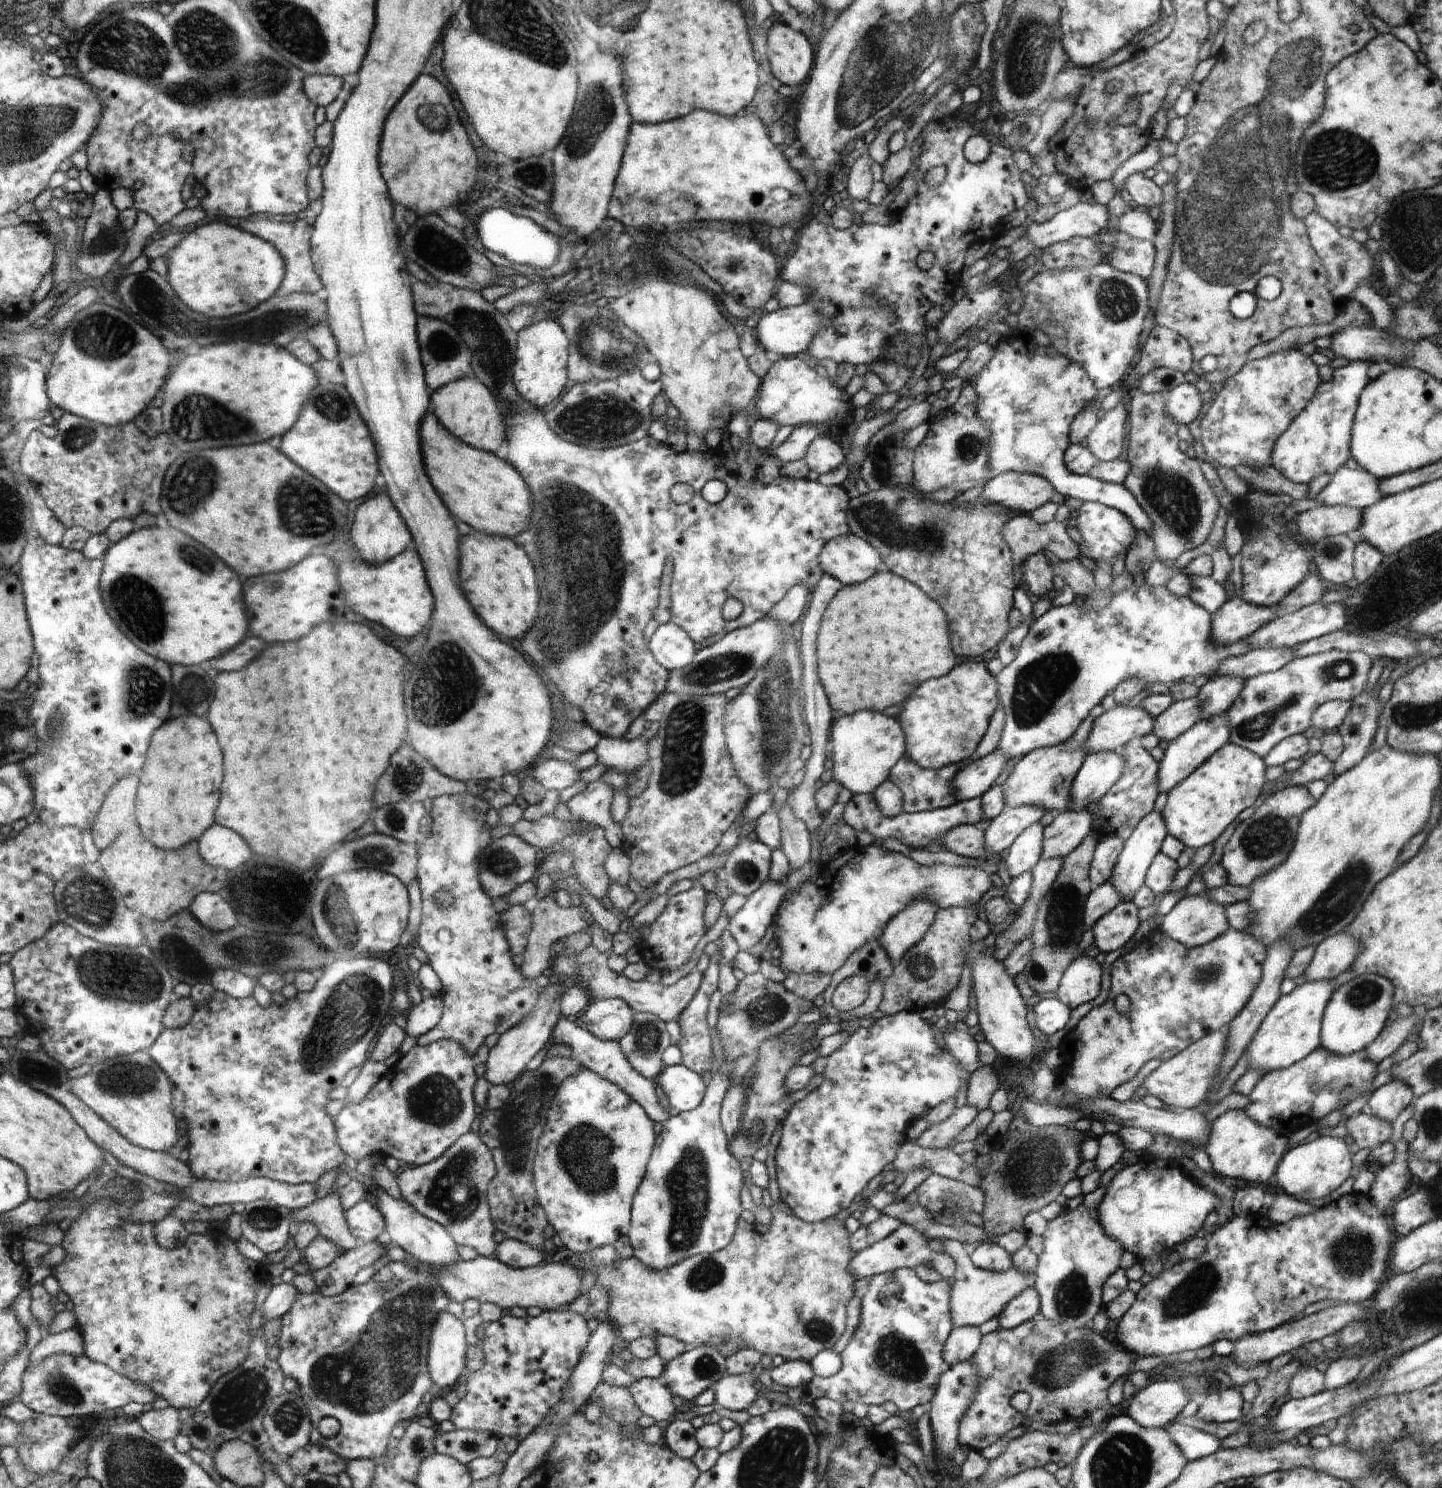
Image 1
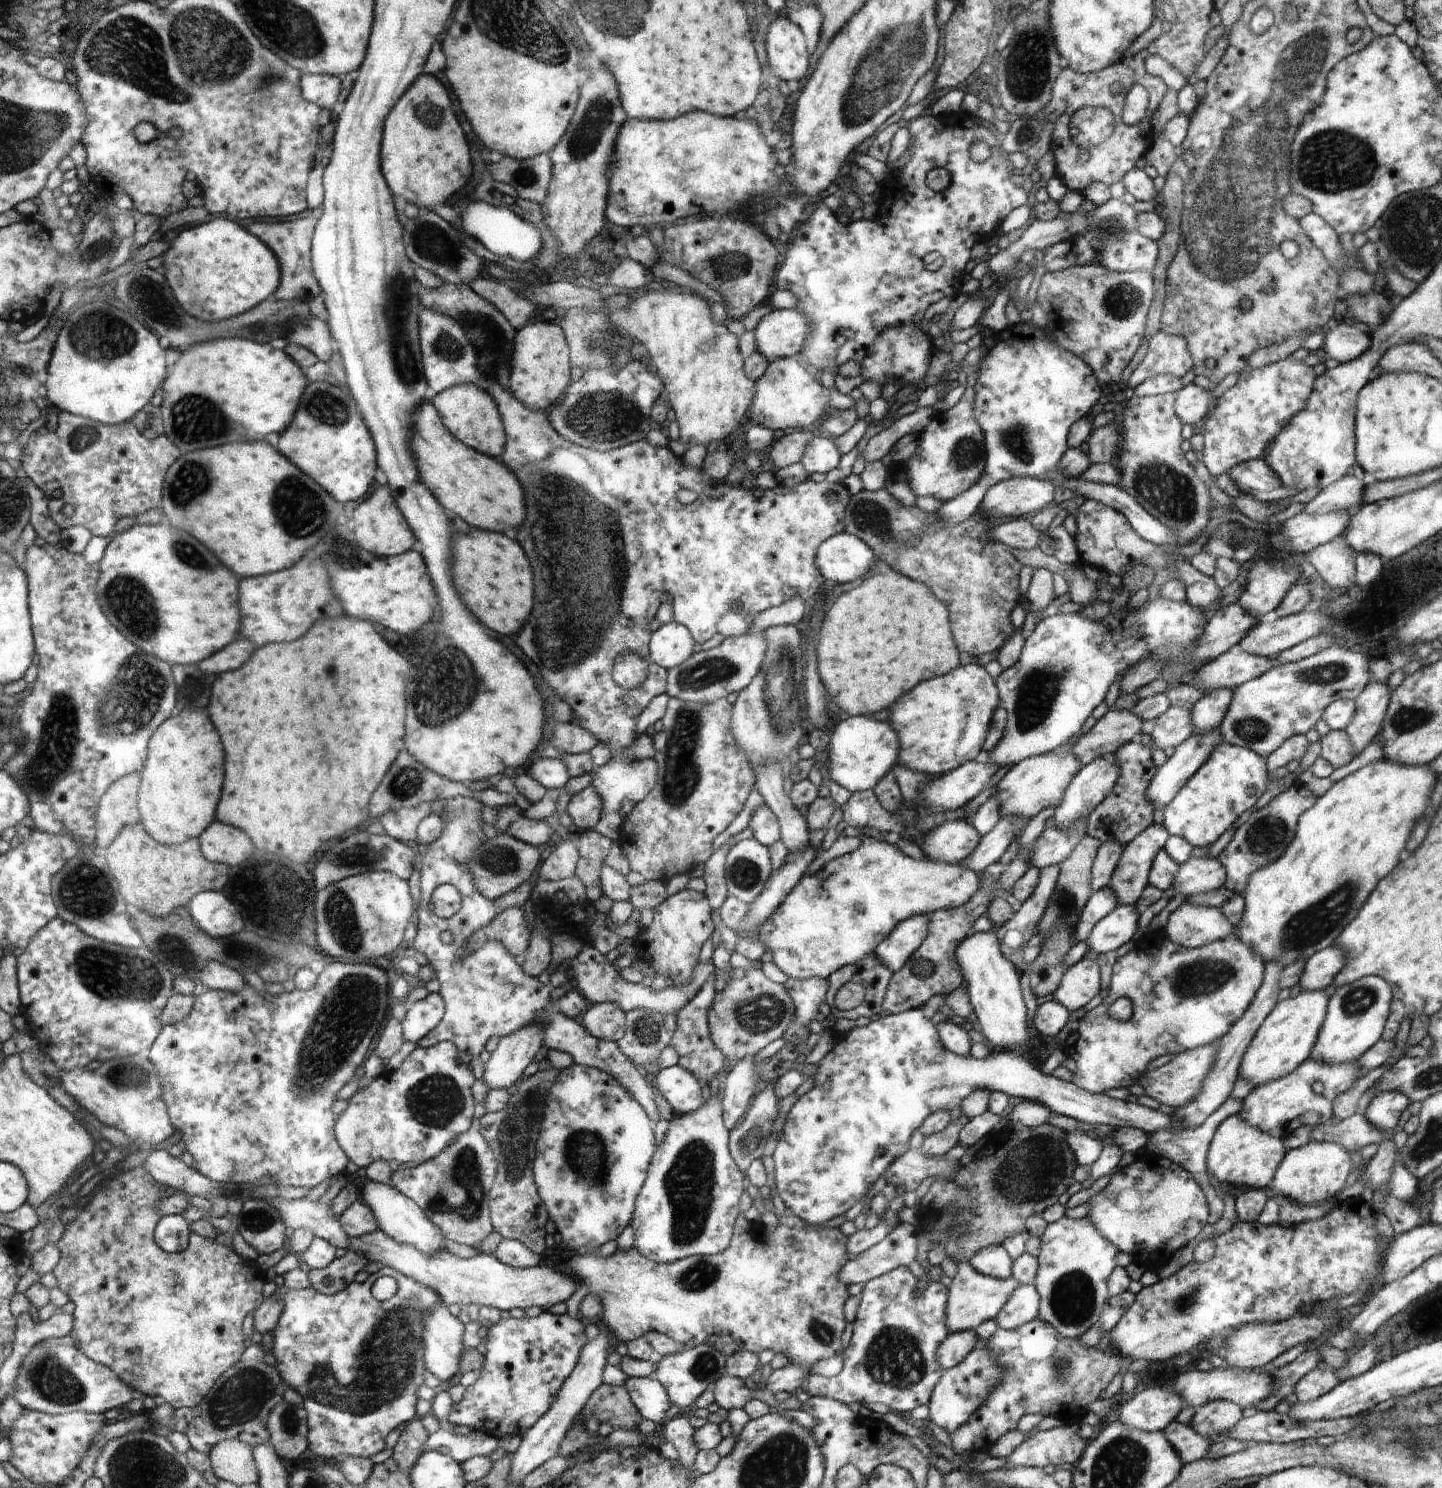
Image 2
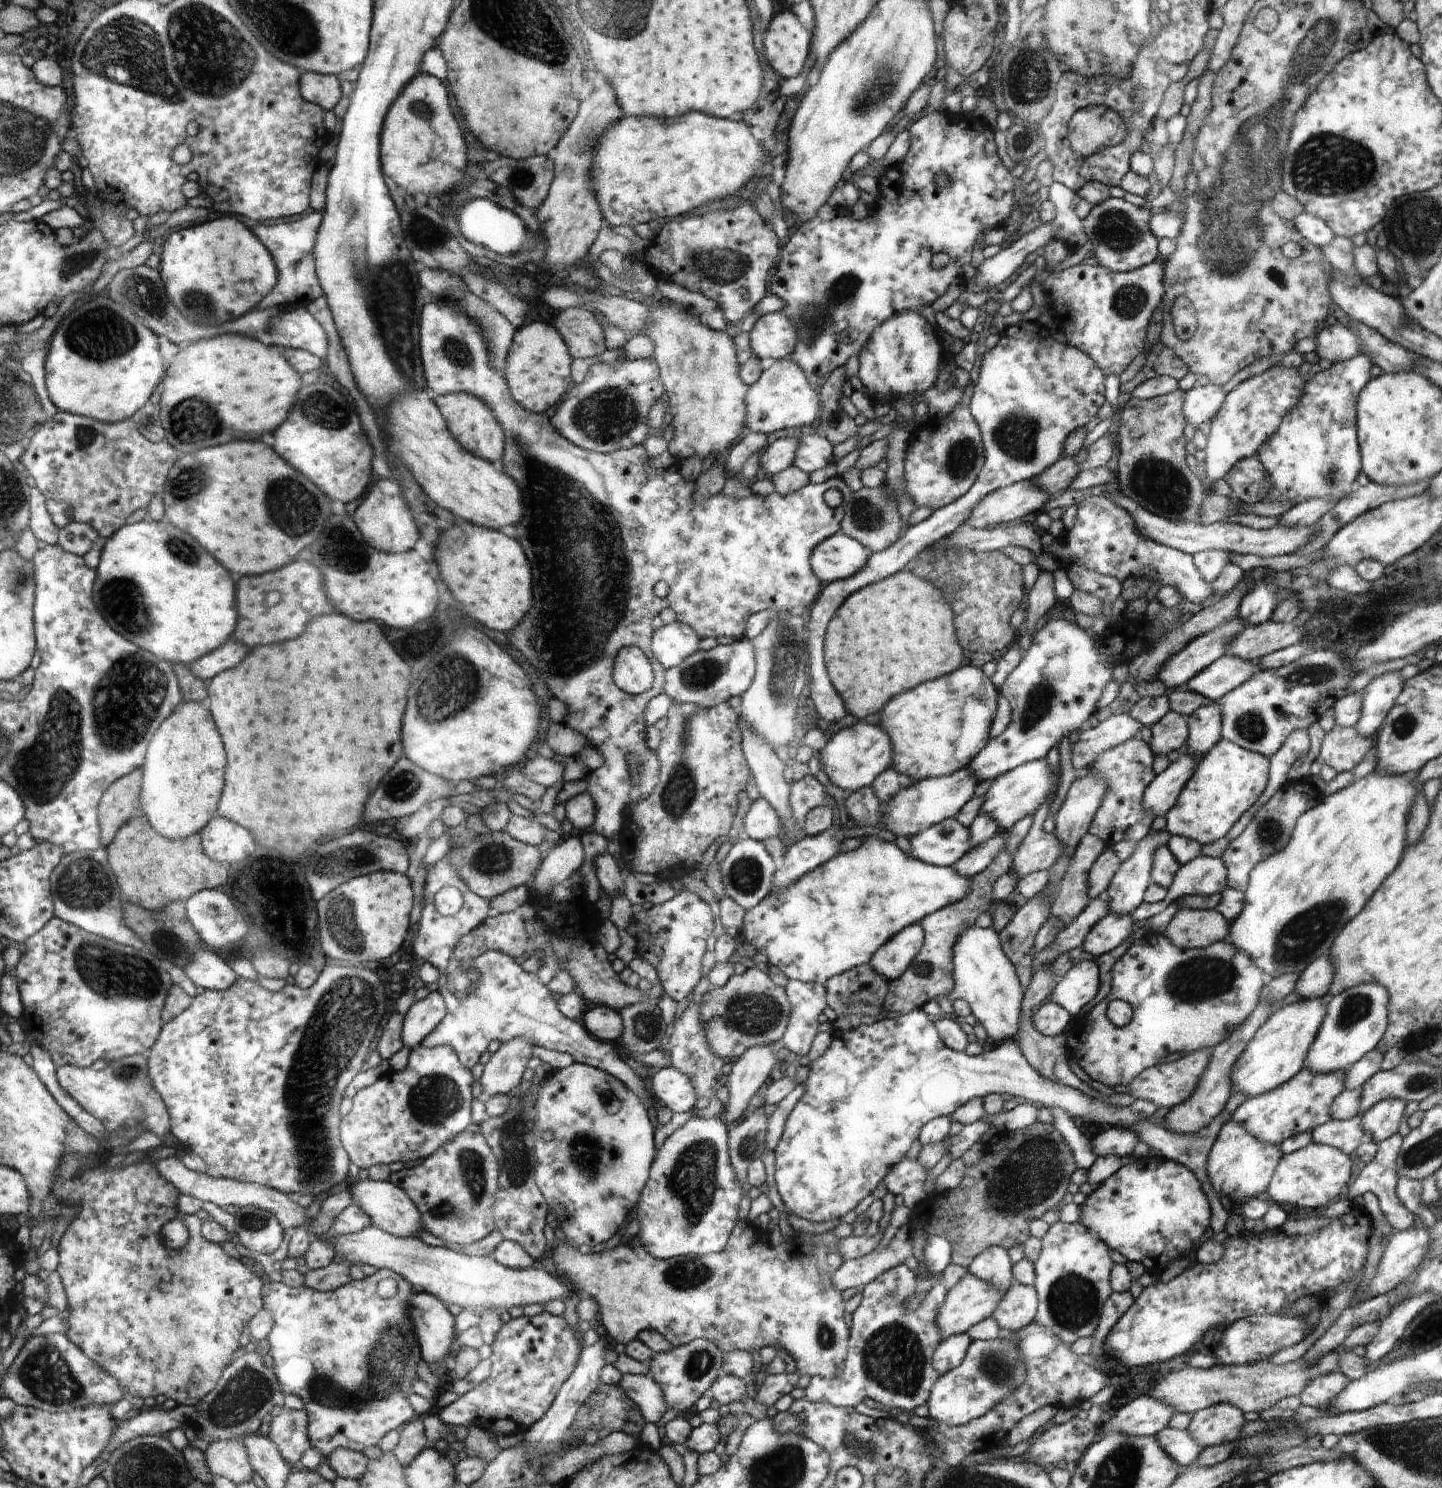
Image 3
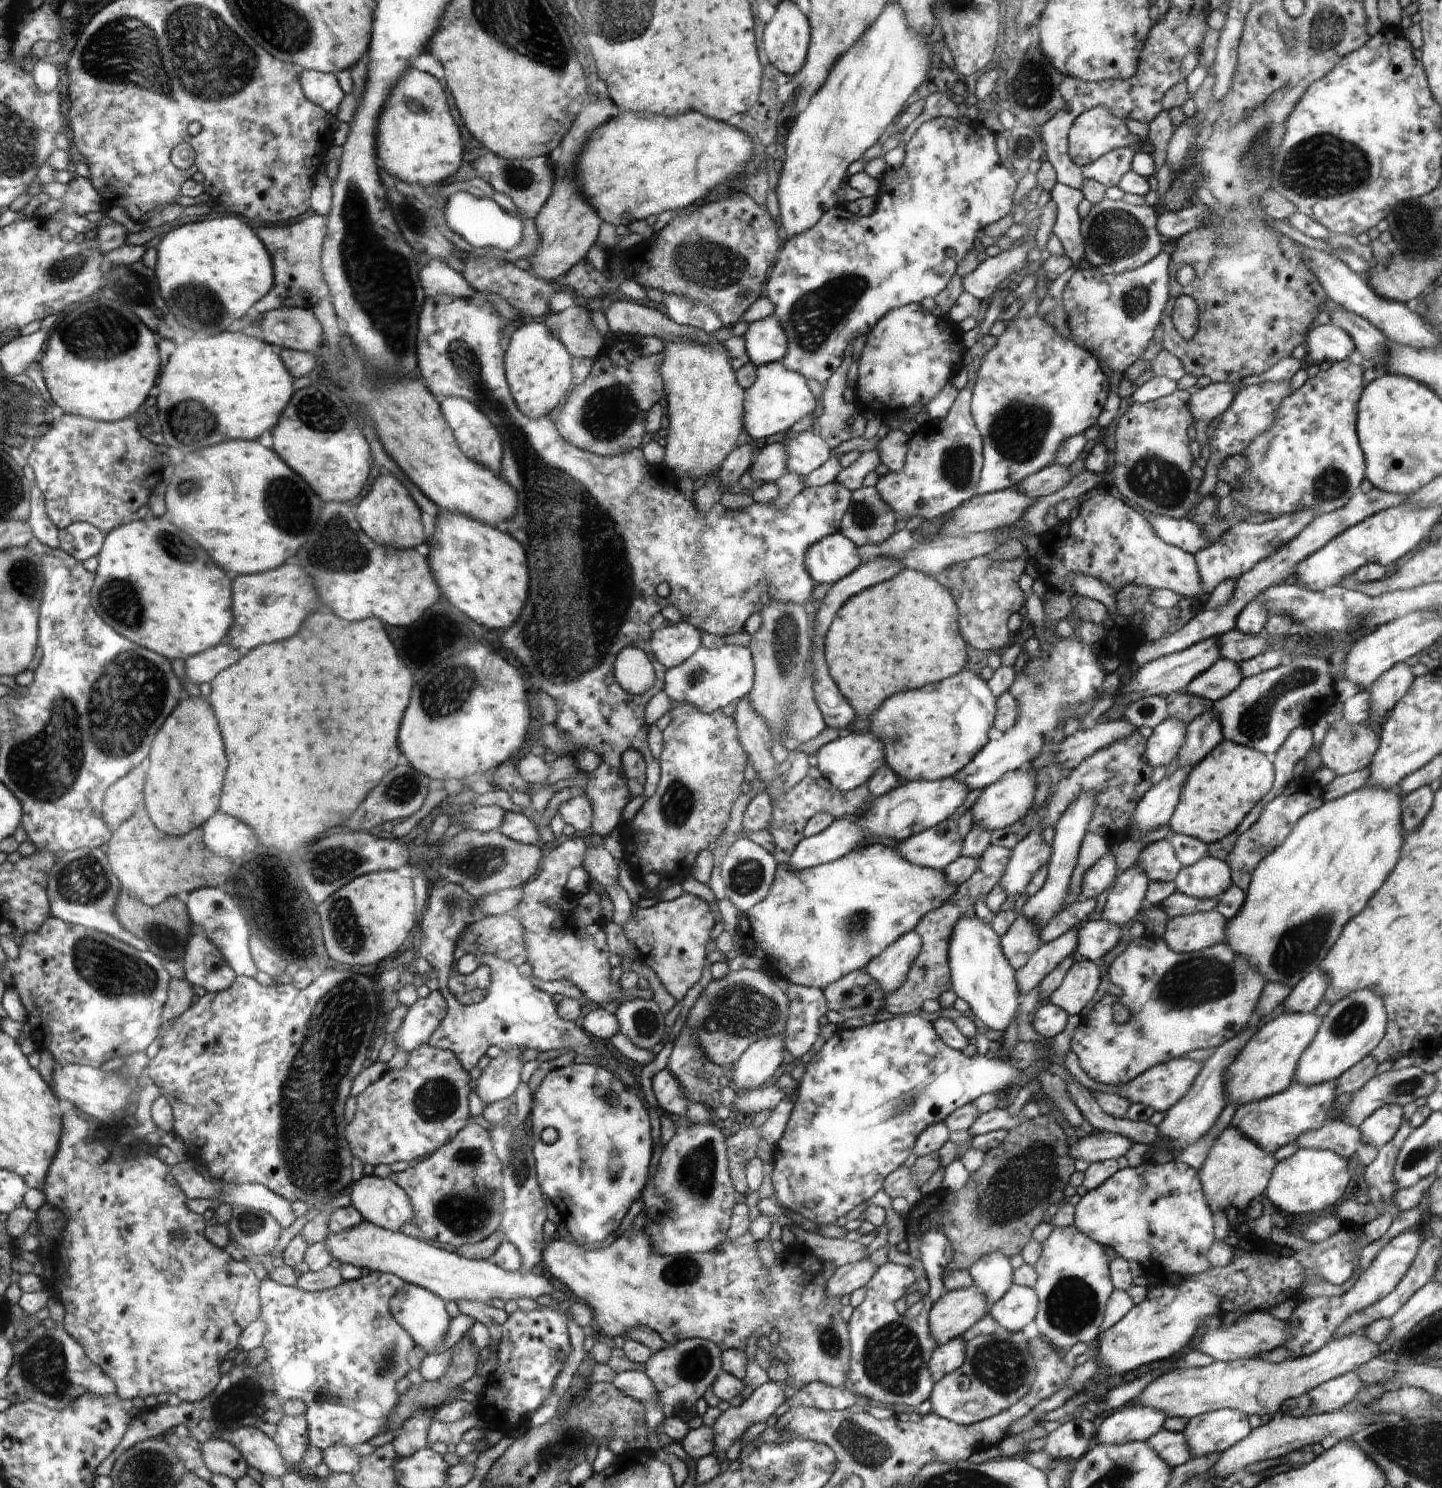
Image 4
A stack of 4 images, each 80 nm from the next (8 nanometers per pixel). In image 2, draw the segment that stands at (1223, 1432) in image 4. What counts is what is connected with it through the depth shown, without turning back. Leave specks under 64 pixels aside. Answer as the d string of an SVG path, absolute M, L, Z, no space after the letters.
M1218 1399L1198 1407L1190 1426L1210 1442L1222 1439L1222 1432L1228 1432L1241 1418L1242 1409L1232 1401Z

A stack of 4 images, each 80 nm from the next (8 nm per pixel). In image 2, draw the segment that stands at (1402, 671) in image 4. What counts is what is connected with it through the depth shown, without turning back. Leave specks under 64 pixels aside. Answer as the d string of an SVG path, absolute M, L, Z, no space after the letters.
M1371 680L1355 698L1357 710L1345 731L1357 754L1380 734L1392 691L1385 680Z

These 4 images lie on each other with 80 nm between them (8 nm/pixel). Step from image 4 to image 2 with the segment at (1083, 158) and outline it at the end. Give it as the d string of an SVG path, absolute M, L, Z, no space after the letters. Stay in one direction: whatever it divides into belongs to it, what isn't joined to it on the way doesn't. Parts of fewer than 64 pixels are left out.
M1084 107L1071 116L1069 135L1081 149L1087 149L1103 143L1116 129L1117 120L1110 109Z

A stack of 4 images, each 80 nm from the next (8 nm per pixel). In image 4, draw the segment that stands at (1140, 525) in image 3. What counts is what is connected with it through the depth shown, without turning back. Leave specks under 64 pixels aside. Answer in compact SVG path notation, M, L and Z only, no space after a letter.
M1154 515L1145 519L1163 541L1193 555L1213 541L1206 539L1202 528L1191 519L1173 519Z

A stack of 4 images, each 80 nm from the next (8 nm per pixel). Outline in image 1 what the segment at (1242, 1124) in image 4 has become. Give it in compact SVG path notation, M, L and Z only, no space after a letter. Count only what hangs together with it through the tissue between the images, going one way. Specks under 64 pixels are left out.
M1318 1048L1295 1065L1262 1076L1247 1096L1248 1103L1243 1111L1254 1122L1287 1136L1302 1124L1321 1120L1326 1114L1342 1109L1351 1100L1370 1090L1372 1080L1377 1075L1376 1066L1367 1057L1365 1050L1348 1056L1338 1056Z

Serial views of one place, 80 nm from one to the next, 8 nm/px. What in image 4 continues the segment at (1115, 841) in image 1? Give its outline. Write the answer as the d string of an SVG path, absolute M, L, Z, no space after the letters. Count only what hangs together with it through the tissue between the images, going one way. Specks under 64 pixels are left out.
M1108 851L1084 873L1079 896L1082 899L1096 899L1101 892L1112 886L1114 876L1116 861L1112 852Z

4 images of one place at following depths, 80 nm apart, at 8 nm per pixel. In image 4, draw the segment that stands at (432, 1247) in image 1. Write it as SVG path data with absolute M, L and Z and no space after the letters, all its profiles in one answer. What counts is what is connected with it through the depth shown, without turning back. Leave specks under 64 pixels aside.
M363 1175L349 1190L353 1207L364 1220L391 1231L411 1223L413 1208L408 1195L388 1177Z

